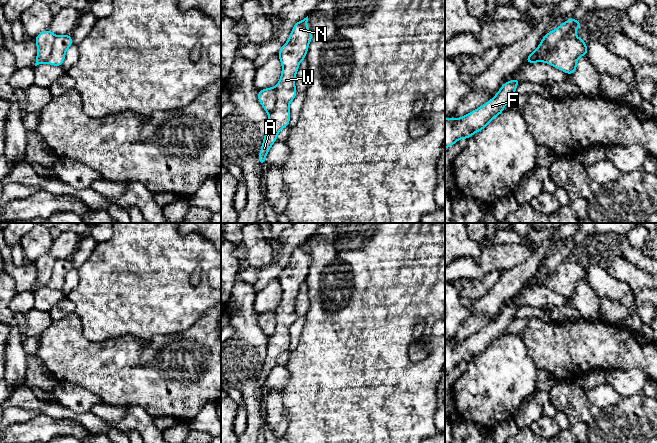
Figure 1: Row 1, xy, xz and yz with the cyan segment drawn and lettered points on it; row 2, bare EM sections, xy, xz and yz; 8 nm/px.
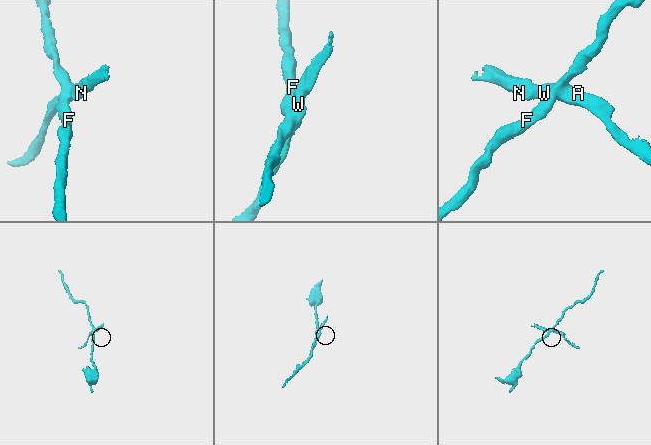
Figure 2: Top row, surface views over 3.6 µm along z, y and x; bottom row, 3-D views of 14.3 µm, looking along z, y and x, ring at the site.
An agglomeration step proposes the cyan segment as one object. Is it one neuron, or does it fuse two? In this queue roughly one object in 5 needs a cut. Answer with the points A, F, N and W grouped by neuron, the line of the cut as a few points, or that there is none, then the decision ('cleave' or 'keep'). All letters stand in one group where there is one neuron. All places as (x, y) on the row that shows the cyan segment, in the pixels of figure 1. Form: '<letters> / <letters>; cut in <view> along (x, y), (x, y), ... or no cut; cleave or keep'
A N W / F; cut in yz along (574, 33), (562, 37), (543, 57), (542, 61); cleave

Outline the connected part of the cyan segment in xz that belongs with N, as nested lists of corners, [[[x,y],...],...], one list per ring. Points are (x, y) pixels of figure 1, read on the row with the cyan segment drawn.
[[[308,16],[298,21],[290,33],[288,41],[280,48],[278,56],[282,64],[282,73],[278,84],[274,87],[276,102],[273,110],[268,112],[267,130],[258,155],[258,162],[265,164],[269,149],[277,141],[279,131],[289,126],[289,105],[297,95],[295,76],[299,64],[305,60],[309,43],[313,35],[307,27]]]

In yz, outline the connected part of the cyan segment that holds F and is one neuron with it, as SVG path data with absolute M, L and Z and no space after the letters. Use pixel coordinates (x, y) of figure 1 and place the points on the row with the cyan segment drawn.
M513 79L505 82L493 98L484 105L460 118L445 118L445 149L459 139L469 139L483 130L504 111L505 105L516 95L515 89L521 81Z

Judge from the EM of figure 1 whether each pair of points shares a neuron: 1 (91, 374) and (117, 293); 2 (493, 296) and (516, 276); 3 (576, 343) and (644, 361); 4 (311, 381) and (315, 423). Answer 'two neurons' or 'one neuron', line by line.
1: two neurons
2: one neuron
3: one neuron
4: one neuron

